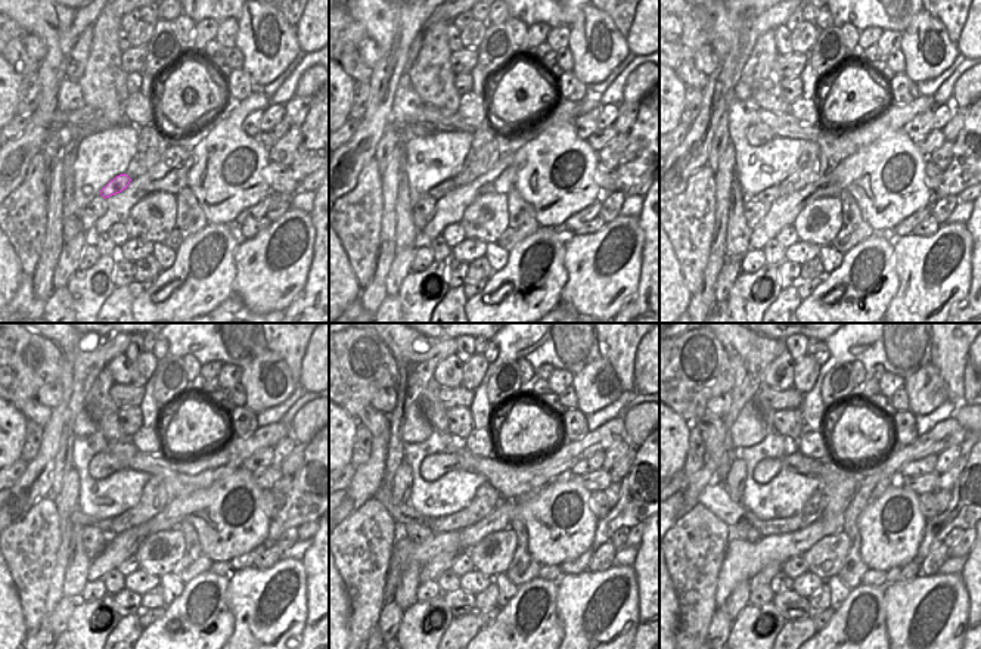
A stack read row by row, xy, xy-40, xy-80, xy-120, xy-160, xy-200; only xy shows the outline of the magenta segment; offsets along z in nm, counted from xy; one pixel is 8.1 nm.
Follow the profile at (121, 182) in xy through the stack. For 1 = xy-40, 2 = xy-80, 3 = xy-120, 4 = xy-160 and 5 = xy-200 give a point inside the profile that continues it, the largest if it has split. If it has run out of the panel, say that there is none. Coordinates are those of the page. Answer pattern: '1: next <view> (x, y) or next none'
1: next xy-40 (446, 186)
2: next xy-80 (772, 193)
3: next xy-120 (77, 516)
4: next xy-160 (403, 514)
5: next xy-200 (716, 497)

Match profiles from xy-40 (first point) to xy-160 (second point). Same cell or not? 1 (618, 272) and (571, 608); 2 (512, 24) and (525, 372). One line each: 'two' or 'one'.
1: one
2: one

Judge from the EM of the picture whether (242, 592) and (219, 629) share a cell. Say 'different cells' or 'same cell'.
different cells

